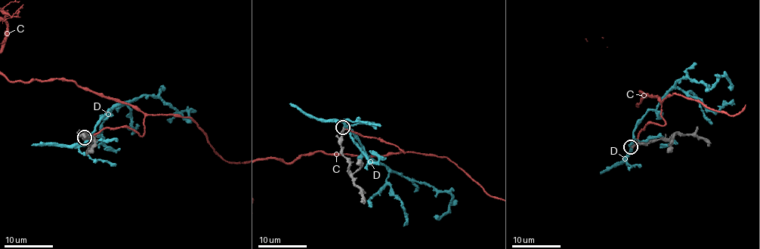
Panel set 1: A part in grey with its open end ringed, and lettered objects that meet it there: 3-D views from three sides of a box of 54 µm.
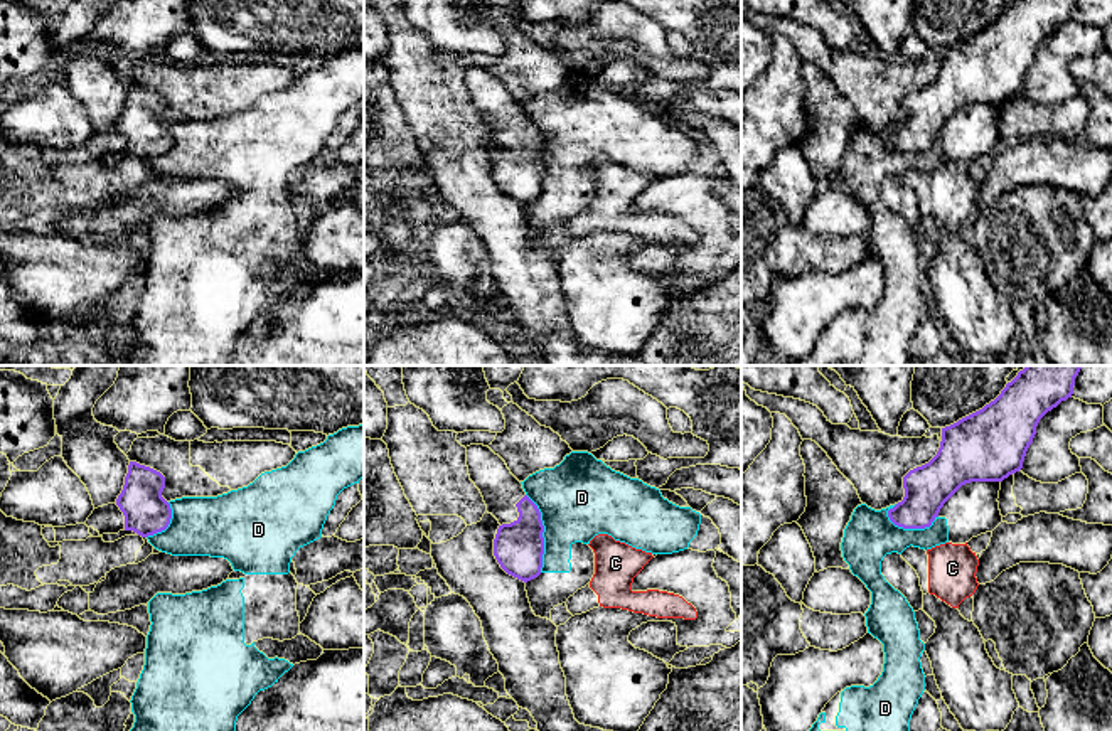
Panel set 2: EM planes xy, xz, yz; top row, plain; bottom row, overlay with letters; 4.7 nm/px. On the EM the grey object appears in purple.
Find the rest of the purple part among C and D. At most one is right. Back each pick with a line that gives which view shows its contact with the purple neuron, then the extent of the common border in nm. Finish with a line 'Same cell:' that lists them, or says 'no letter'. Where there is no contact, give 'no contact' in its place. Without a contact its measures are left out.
Same cell: no letter

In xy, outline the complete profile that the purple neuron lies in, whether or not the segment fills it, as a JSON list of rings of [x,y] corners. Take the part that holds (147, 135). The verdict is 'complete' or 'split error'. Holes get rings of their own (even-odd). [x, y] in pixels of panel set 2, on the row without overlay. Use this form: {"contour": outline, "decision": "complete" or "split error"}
{"contour": [[[130,84],[125,108],[116,128],[125,138],[125,152],[118,157],[103,157],[104,165],[115,165],[125,158],[148,160],[168,150],[170,126],[162,120],[165,99],[145,88]]], "decision": "split error"}

